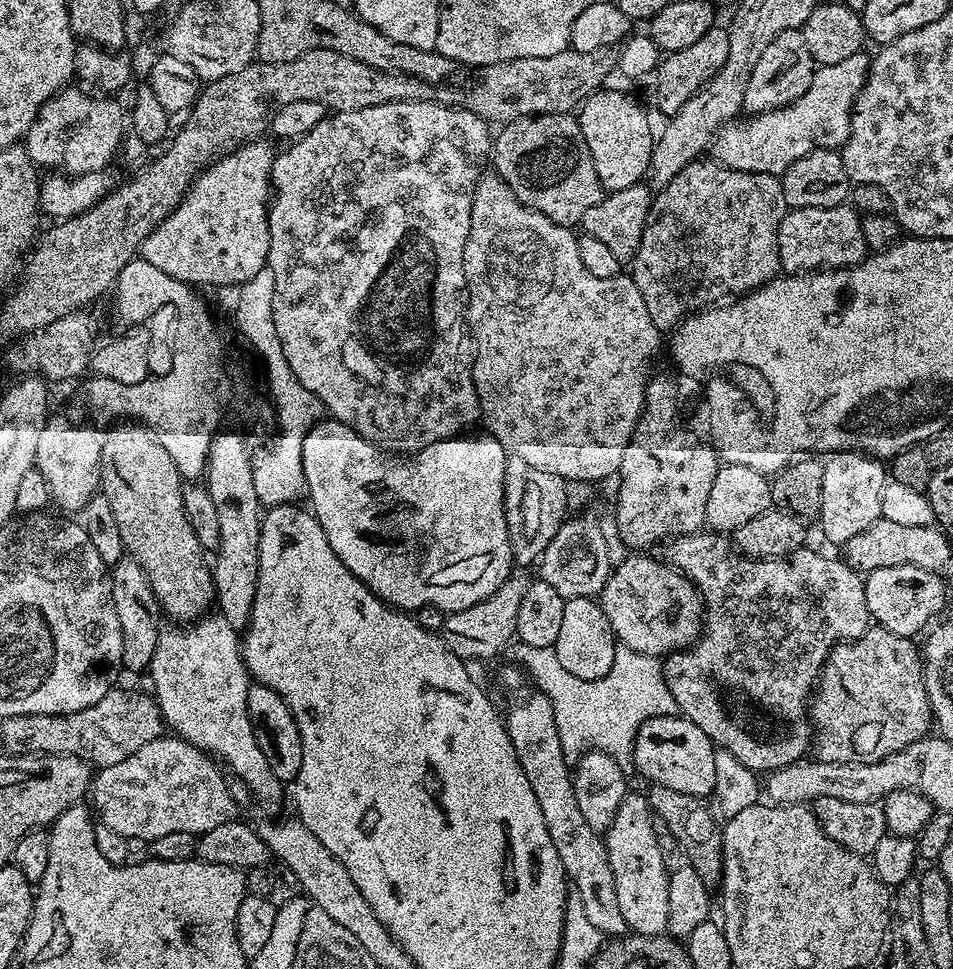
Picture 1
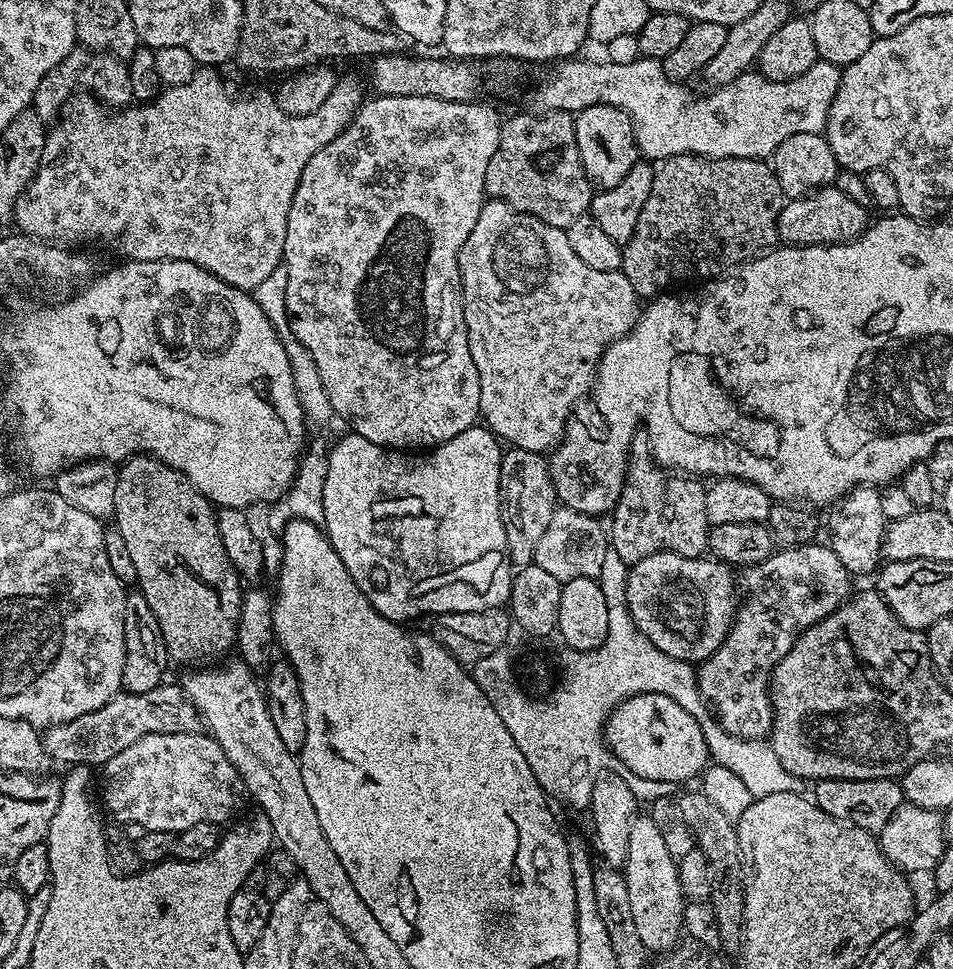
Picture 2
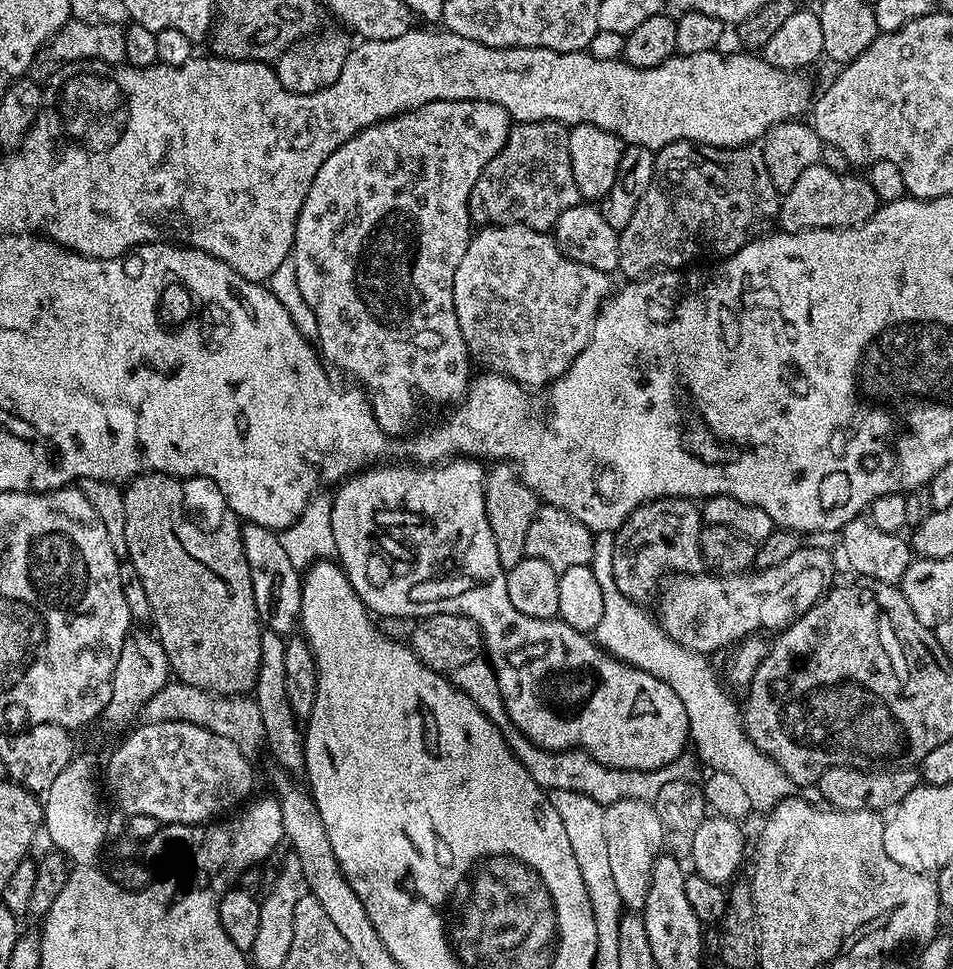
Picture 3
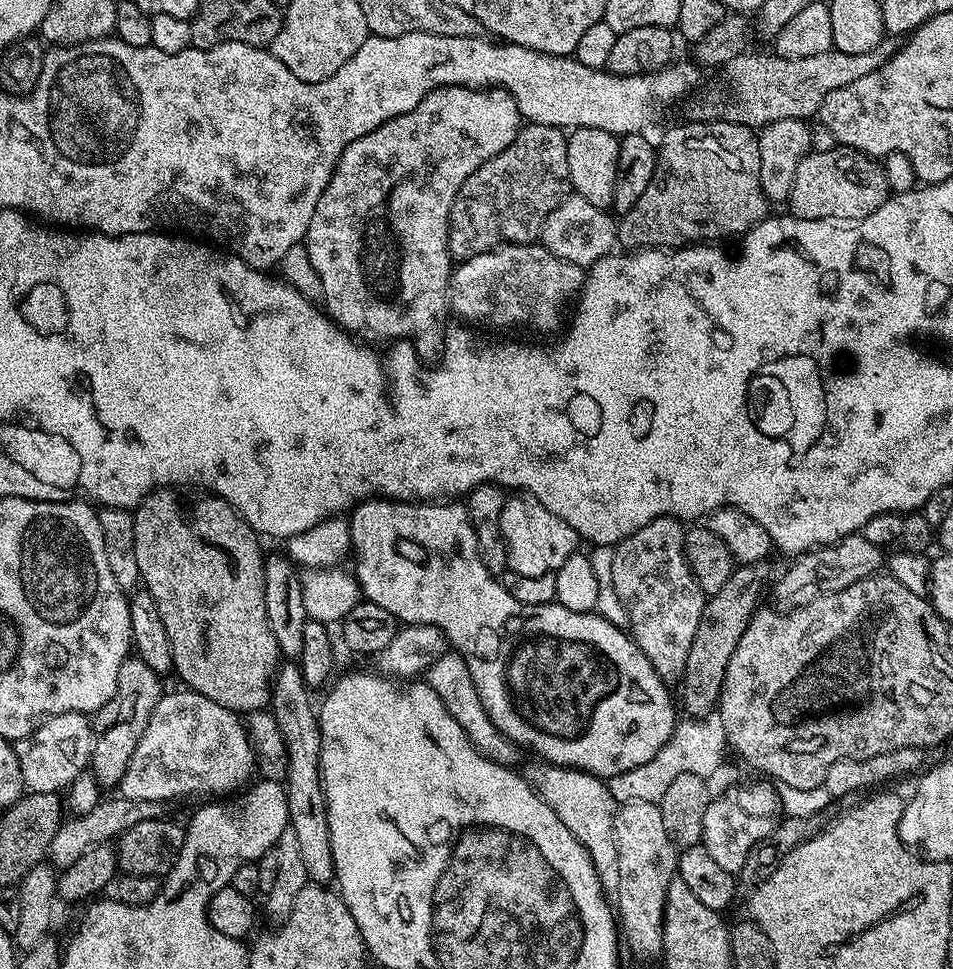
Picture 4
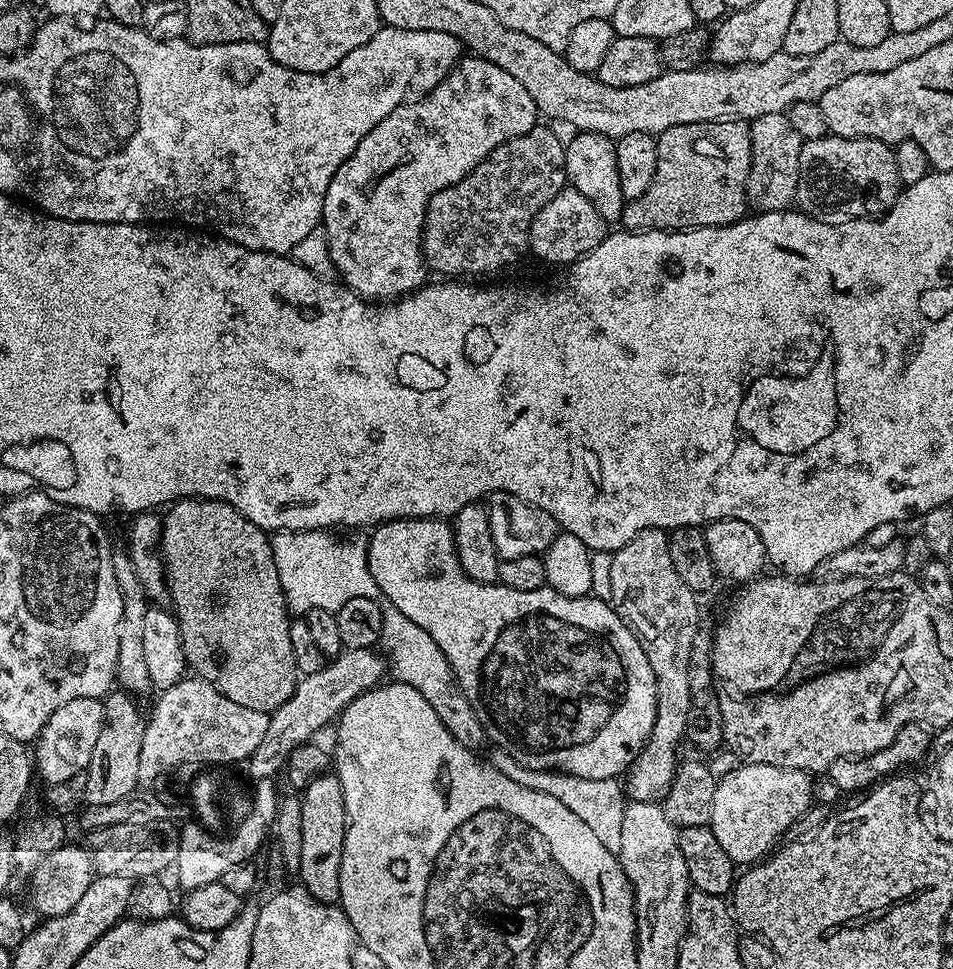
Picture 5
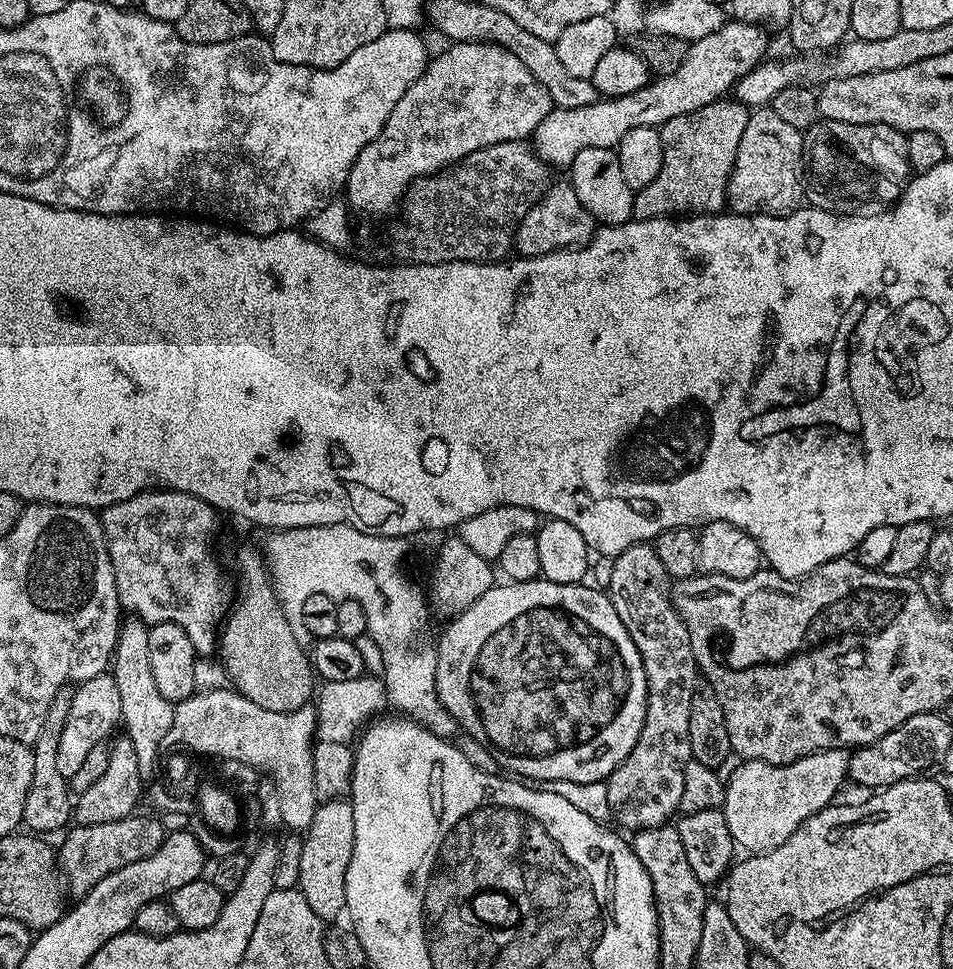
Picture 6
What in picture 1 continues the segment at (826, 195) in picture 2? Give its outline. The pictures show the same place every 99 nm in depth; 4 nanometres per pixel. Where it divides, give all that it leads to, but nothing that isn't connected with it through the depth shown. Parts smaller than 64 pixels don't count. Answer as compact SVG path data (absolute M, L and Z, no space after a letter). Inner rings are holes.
M847 203L838 206L814 206L813 208L794 208L789 210L782 218L782 226L778 226L778 254L780 267L785 273L795 274L809 270L820 270L825 266L837 268L851 268L853 264L860 263L869 251L867 242L863 238L860 225L861 213Z

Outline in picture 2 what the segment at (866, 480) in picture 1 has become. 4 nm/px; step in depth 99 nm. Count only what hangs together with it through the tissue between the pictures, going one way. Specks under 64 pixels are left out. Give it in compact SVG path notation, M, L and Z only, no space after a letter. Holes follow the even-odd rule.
M876 486L855 488L829 511L833 512L829 514L828 520L826 516L826 532L828 528L832 535L830 546L834 554L838 554L838 562L842 562L848 573L856 578L868 575L871 577L882 564L886 519L882 512L880 491Z

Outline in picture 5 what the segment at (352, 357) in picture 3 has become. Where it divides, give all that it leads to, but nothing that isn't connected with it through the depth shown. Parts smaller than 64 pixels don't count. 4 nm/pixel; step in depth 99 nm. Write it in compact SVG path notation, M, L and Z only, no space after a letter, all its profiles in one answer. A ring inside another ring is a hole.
M475 54L465 55L452 69L452 73L446 78L442 78L442 82L438 82L438 86L431 88L428 93L417 95L415 98L399 104L390 114L386 114L386 118L382 118L382 122L378 122L378 126L374 126L374 130L370 130L370 134L366 134L366 138L362 138L362 142L358 142L354 154L350 154L350 158L341 166L338 174L334 174L330 186L326 190L322 231L328 240L328 253L334 262L339 279L351 292L356 293L357 296L363 296L369 302L387 302L416 291L426 280L422 241L428 199L444 188L454 186L454 182L466 178L466 174L470 174L470 170L474 170L474 166L482 163L495 148L510 142L510 138L518 138L522 134L526 134L530 129L537 127L537 124L536 103L534 98L530 98L530 90L526 90L526 86L522 86L522 82L518 82L518 78L514 78L514 74L506 74L506 70L502 70L502 66L494 66L494 62Z

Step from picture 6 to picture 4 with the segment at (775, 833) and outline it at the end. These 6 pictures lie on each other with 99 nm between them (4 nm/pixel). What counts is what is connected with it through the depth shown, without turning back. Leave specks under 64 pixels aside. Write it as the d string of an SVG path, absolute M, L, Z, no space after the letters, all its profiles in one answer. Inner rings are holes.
M741 783L720 796L709 799L706 818L702 818L702 847L722 866L722 870L736 874L742 870L751 846L759 839L766 838L782 816L780 796L771 783Z

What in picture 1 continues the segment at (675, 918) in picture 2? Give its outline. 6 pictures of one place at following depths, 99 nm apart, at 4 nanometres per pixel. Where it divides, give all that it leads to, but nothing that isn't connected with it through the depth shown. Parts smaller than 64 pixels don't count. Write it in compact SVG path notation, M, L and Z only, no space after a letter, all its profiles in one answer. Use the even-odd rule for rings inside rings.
M629 790L622 798L618 814L604 836L604 845L610 858L610 870L614 870L614 890L618 893L618 906L626 926L637 936L658 936L668 932L670 918L670 890L666 862L662 862L662 850L658 850L658 838L654 838L653 810L643 791Z

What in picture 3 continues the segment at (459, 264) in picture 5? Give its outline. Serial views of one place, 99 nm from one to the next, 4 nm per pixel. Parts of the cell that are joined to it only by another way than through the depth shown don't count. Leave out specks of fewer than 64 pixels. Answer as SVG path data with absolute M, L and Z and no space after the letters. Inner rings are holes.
M553 120L538 122L516 122L508 131L506 142L490 162L478 174L474 190L470 190L468 213L473 225L491 226L494 224L524 224L535 232L548 232L555 229L562 210L581 203L578 182L574 182L574 166L570 166L569 129Z

